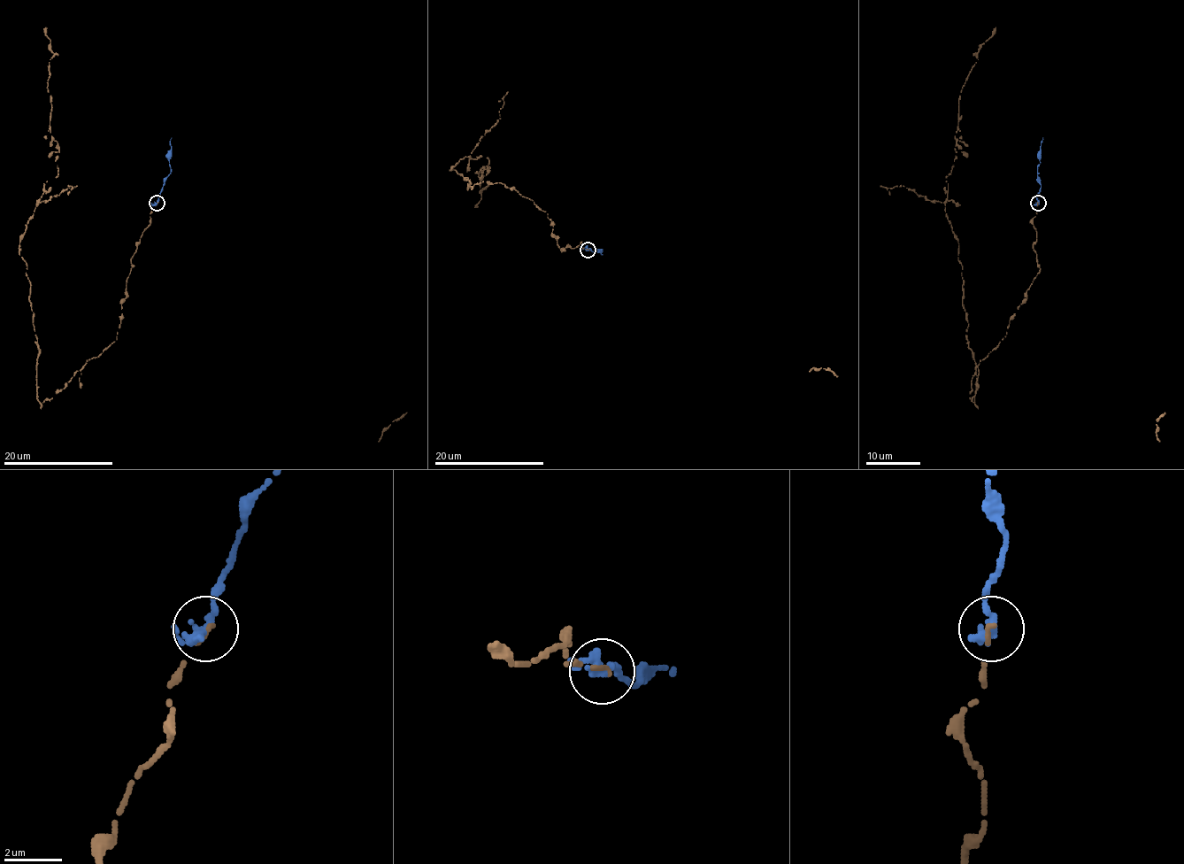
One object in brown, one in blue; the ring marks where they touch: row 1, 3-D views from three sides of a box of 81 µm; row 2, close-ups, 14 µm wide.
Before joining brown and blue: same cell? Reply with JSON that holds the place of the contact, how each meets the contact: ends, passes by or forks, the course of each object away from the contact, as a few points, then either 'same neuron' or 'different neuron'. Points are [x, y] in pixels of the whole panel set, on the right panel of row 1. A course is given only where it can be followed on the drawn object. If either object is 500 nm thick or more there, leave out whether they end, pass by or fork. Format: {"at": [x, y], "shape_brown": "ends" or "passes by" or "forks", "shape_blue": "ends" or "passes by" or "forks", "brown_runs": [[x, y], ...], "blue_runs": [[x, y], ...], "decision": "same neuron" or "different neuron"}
{"at": [1038, 203], "shape_brown": "ends", "shape_blue": "passes by", "brown_runs": [[1037, 203], [1039, 272], [1006, 336], [979, 362], [974, 403], [979, 369], [946, 178], [961, 89], [995, 27]], "blue_runs": [[1037, 203], [1041, 179], [1037, 165], [1043, 138]], "decision": "same neuron"}

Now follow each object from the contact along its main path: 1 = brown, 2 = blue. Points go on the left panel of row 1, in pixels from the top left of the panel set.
1: (157, 203), (130, 259), (117, 339), (42, 403), (19, 244), (58, 173), (44, 27)
2: (157, 203), (165, 179), (170, 173), (172, 138)

